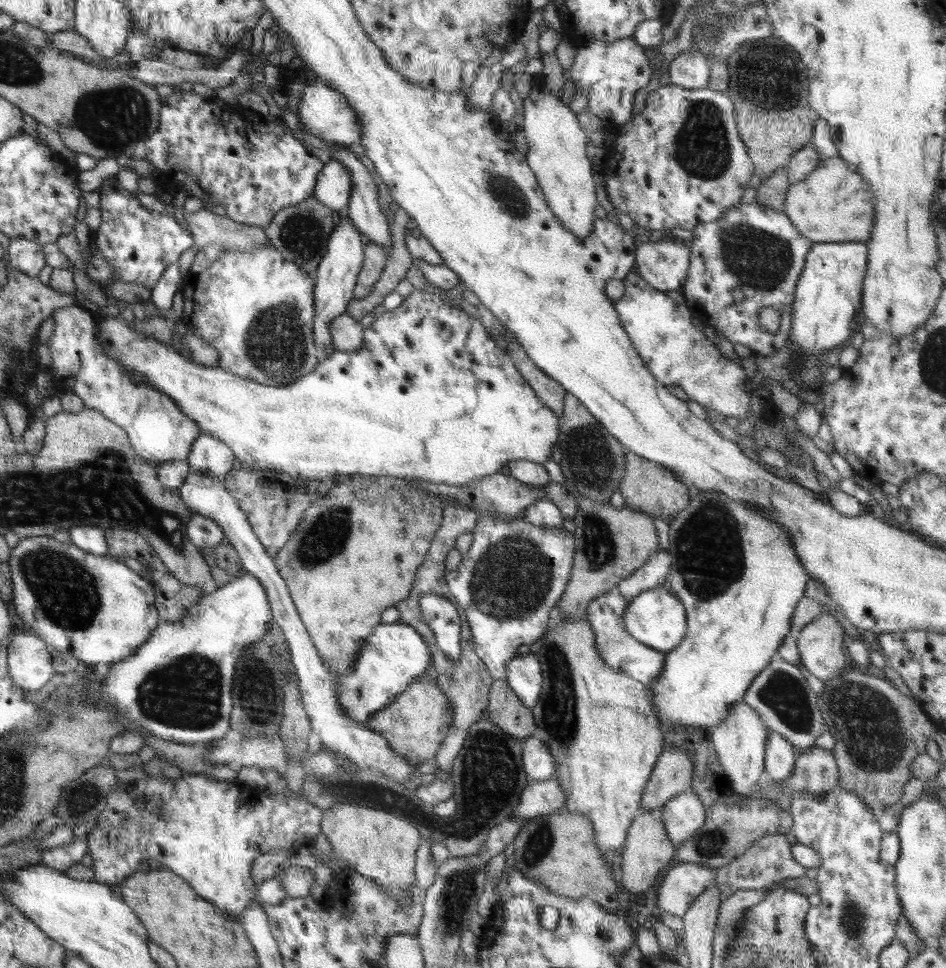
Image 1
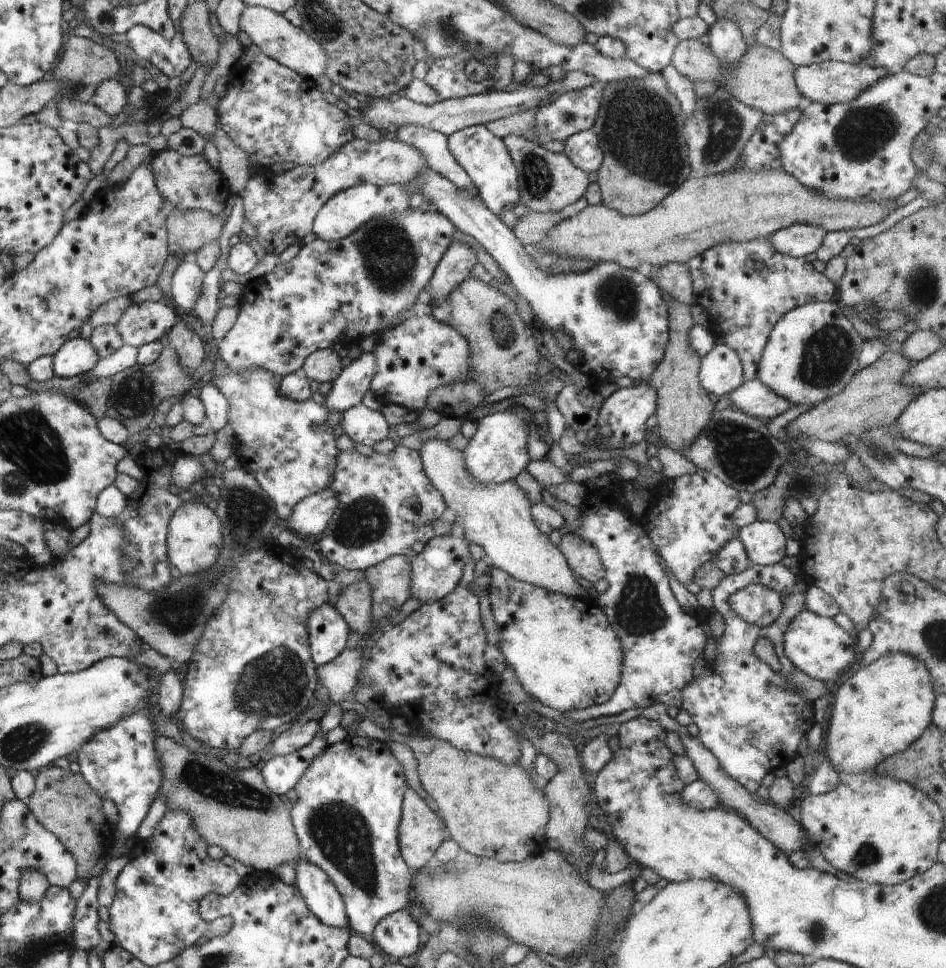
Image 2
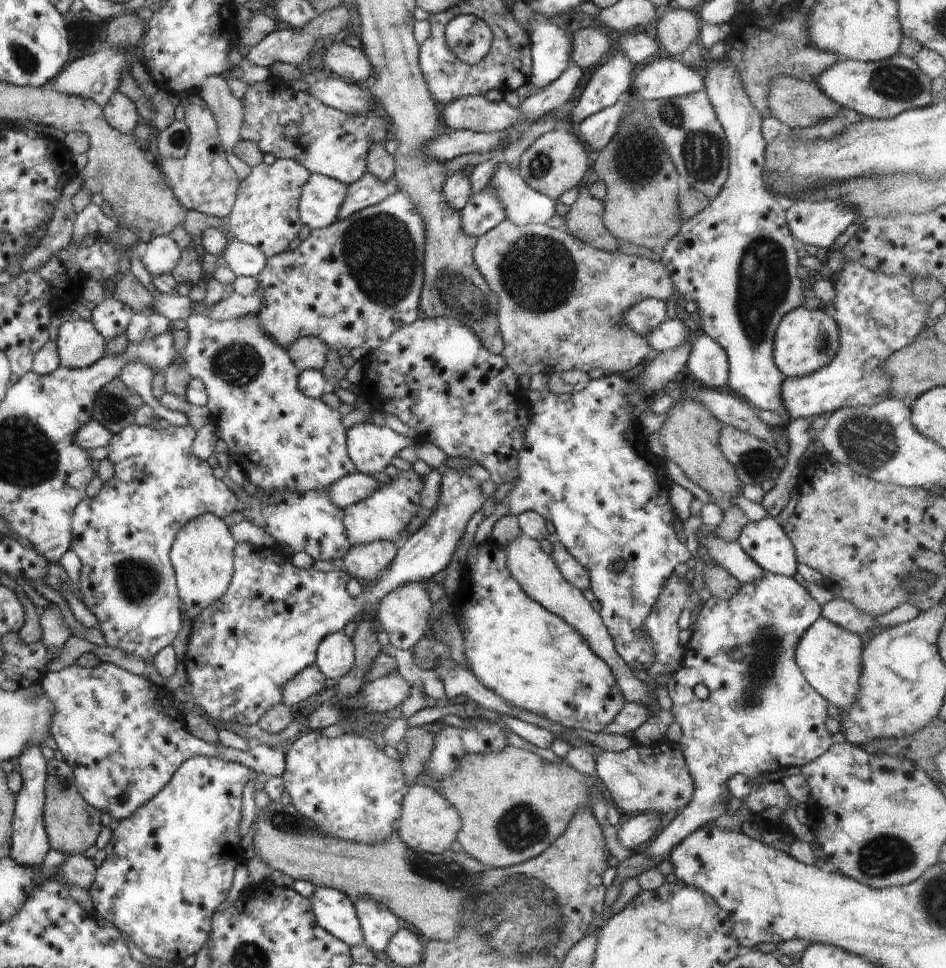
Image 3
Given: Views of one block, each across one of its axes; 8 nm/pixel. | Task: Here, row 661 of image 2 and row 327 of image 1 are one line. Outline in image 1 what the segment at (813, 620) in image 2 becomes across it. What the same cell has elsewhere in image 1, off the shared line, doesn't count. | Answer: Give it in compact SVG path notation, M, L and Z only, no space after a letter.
M866 242L814 243L806 256L805 266L796 283L795 300L792 308L792 325L788 327L789 338L798 350L798 356L823 354L838 344L848 343L857 328L854 316L862 307L862 287L868 265Z

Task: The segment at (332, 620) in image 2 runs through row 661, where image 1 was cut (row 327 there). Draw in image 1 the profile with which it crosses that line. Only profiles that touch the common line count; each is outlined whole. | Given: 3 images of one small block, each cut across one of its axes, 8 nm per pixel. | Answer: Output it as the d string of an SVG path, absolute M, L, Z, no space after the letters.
M340 214L334 230L327 252L318 266L318 282L316 282L315 294L313 295L314 344L316 344L319 360L323 360L335 350L332 344L332 335L330 335L330 322L347 313L350 302L356 300L353 296L353 290L363 264L365 239L362 234L356 231L356 226L350 222L350 218Z

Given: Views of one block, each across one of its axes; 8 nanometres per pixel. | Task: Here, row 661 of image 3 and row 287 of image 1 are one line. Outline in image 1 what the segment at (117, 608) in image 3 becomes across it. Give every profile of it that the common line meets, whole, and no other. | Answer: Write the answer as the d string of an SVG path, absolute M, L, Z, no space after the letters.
M106 178L107 183L98 188L101 194L101 226L92 233L88 250L95 247L101 250L117 280L140 284L151 290L166 268L177 263L182 253L194 247L193 233L183 228L175 218L143 207L136 197L120 188L118 182L111 183L112 180L117 178Z

